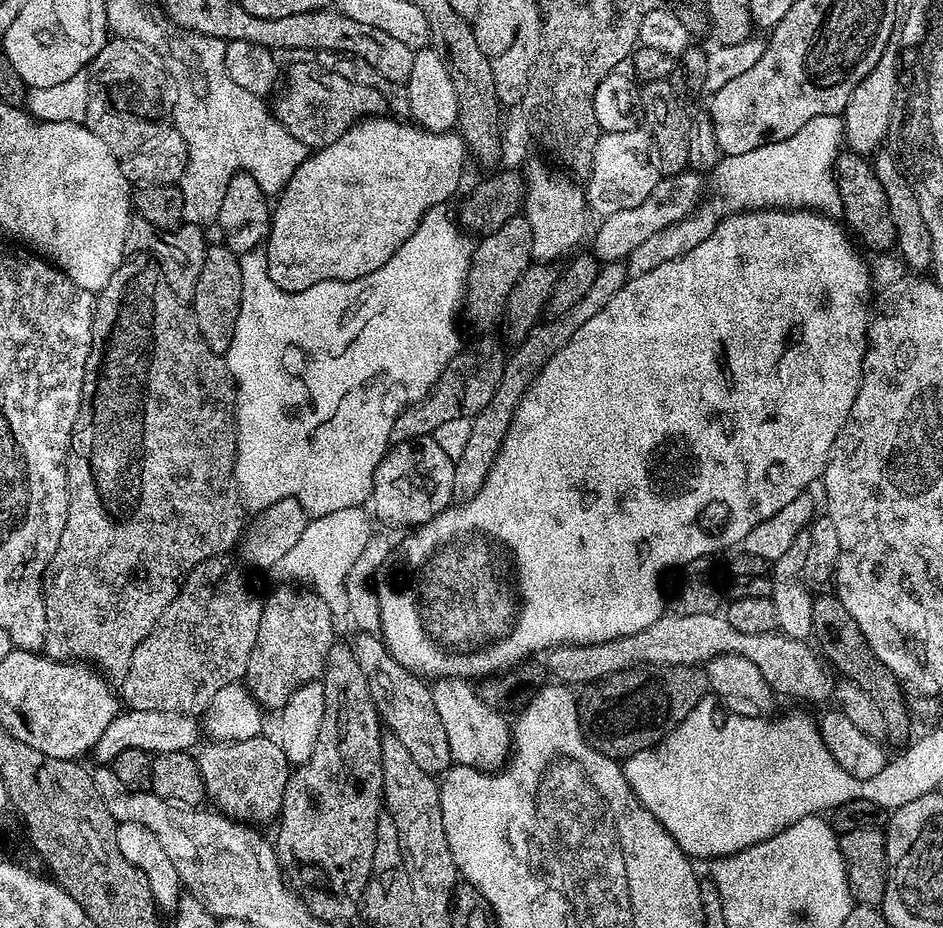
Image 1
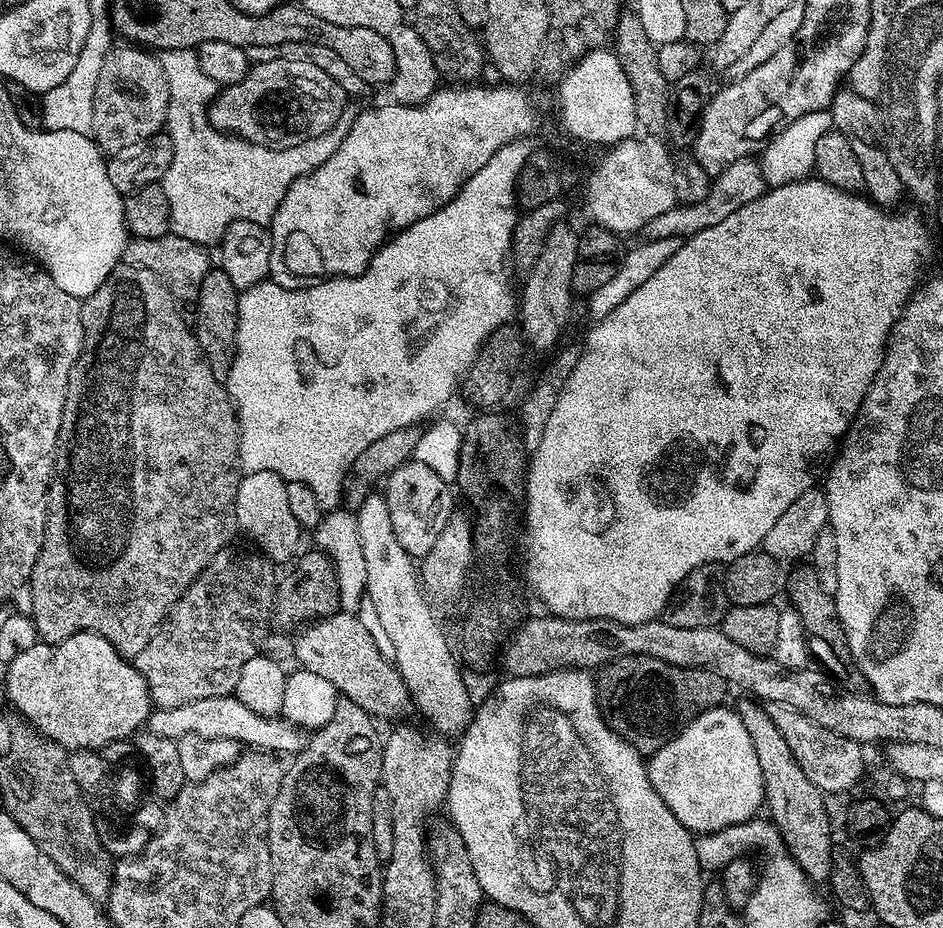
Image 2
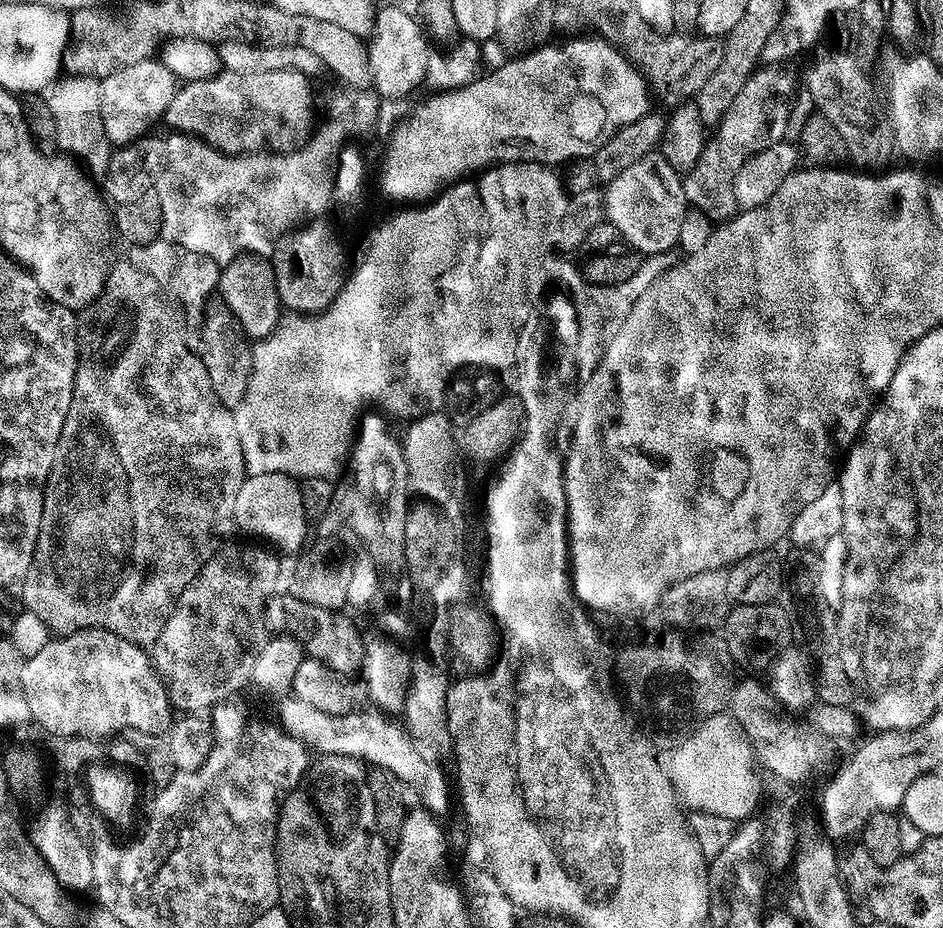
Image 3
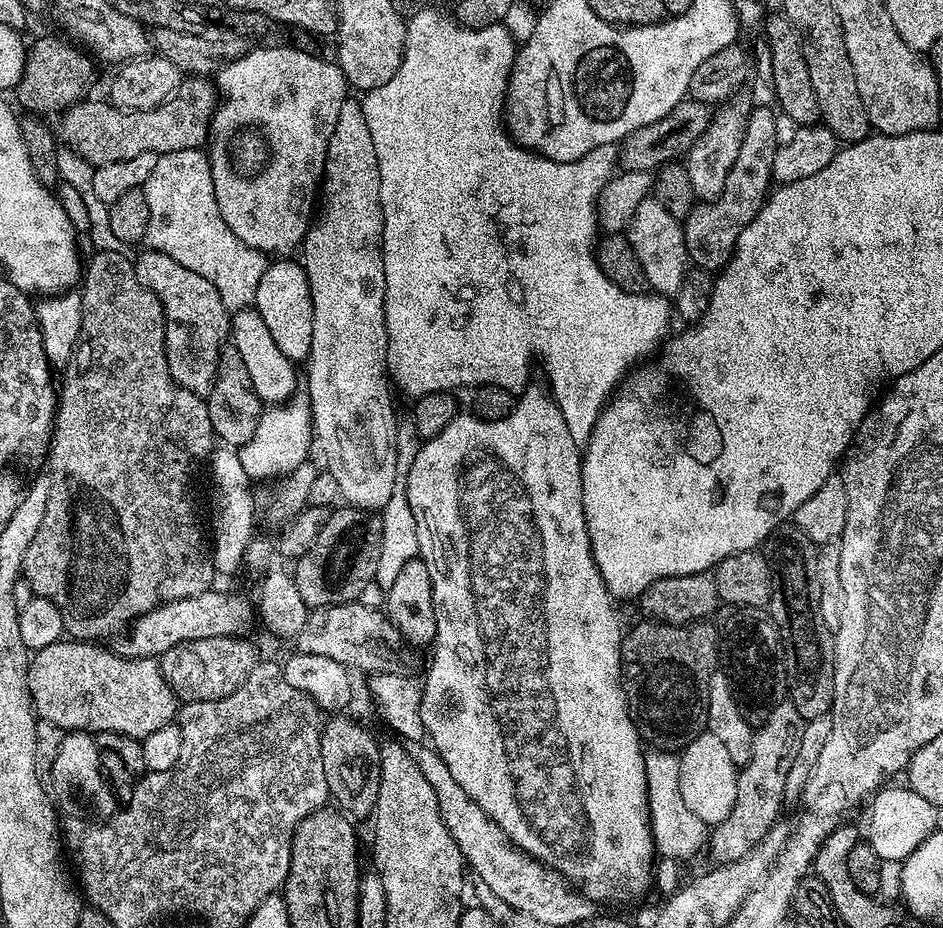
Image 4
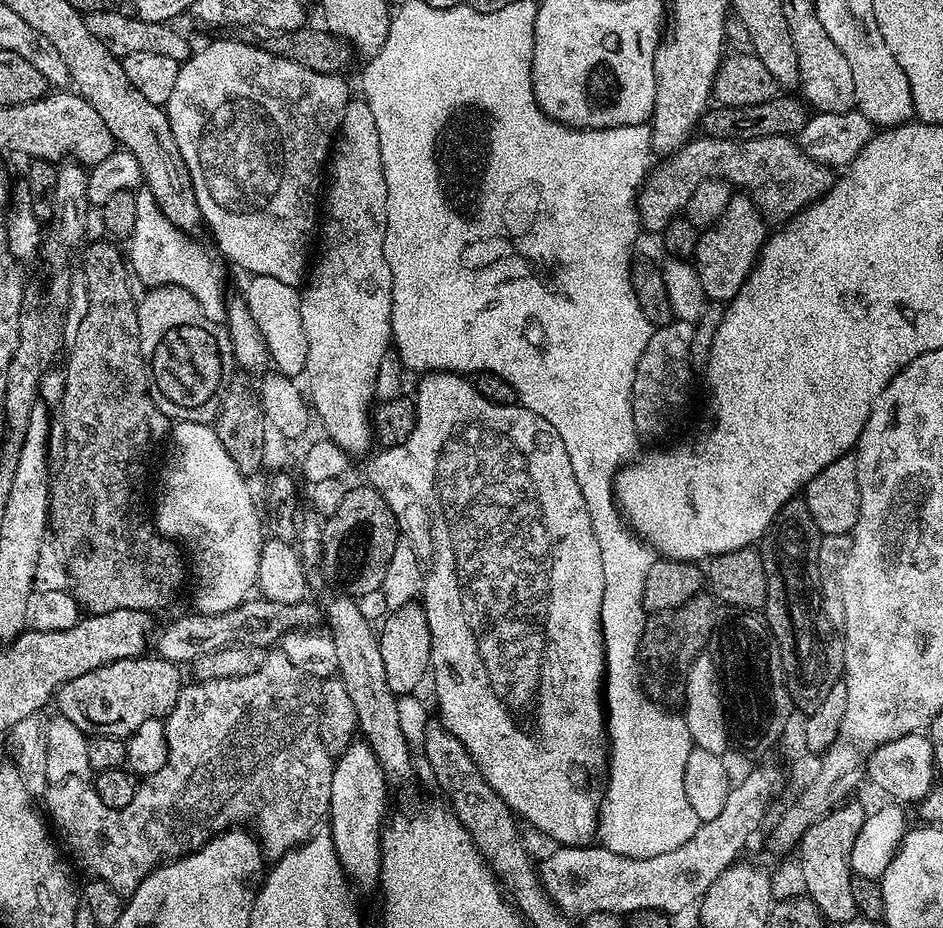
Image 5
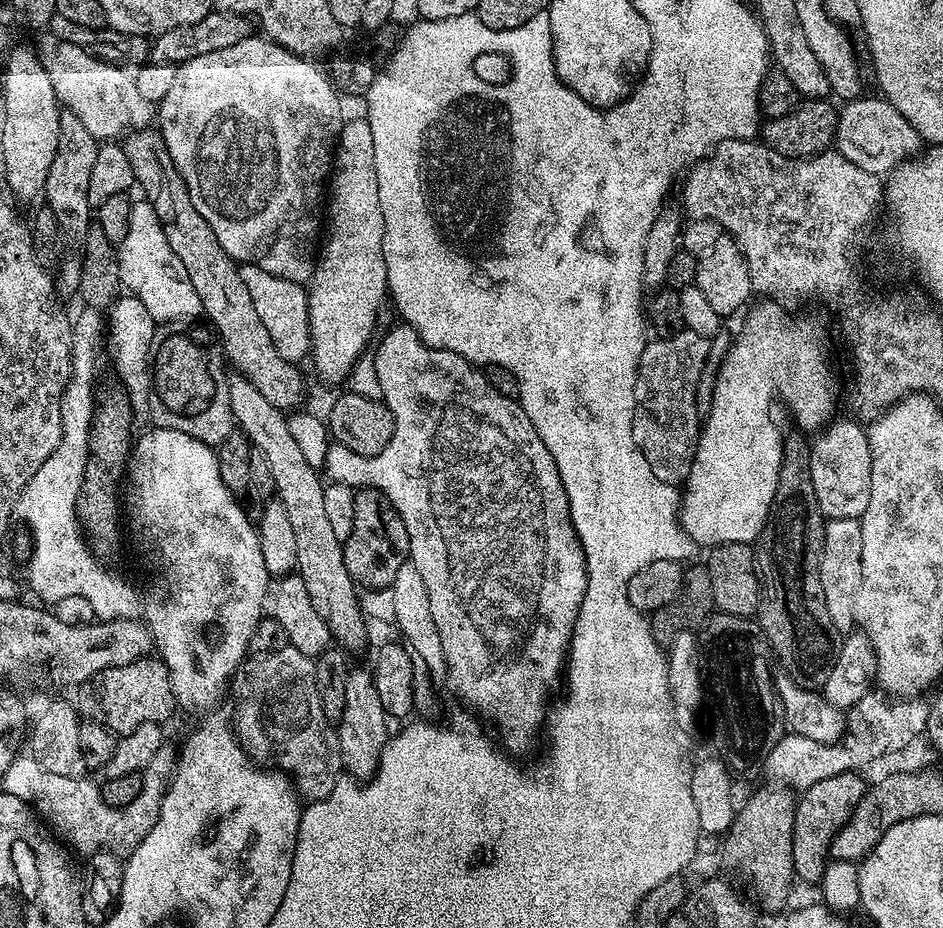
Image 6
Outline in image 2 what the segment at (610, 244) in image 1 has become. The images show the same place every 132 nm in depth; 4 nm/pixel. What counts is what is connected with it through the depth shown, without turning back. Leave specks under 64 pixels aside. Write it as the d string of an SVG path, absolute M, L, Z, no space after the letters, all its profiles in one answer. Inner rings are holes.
M744 156L741 160L736 160L720 171L719 176L711 181L711 188L706 194L706 198L697 204L677 203L676 207L666 210L666 214L658 214L658 218L650 218L650 222L642 230L643 239L648 242L668 239L679 241L681 238L693 236L710 226L718 226L718 222L722 222L722 218L734 214L734 210L742 210L742 206L746 206L746 202L754 202L759 199L764 191L766 191L766 185L759 159Z

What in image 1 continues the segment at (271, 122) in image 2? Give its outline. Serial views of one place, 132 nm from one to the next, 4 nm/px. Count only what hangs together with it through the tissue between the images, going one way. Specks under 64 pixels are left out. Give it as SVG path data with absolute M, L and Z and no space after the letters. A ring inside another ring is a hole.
M315 63L294 64L285 72L288 73L285 76L283 73L282 83L275 93L274 115L290 134L294 134L294 138L298 138L298 142L302 142L310 150L325 148L330 146L330 142L338 142L338 138L342 138L342 134L346 134L353 124L381 115L385 111L384 99L376 88L362 86L362 82L350 82L350 78L327 72Z

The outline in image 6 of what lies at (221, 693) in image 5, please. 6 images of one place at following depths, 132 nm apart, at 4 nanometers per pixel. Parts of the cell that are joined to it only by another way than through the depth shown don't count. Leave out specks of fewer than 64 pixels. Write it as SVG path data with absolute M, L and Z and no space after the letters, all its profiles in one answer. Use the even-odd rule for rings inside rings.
M286 646L282 650L249 655L244 663L236 669L236 674L230 681L230 700L232 696L233 702L236 703L236 720L234 716L236 739L244 745L249 757L251 757L253 761L271 762L279 771L288 773L292 783L296 786L296 791L308 802L326 798L330 794L330 790L334 790L337 780L339 780L342 775L338 734L336 733L333 721L328 720L326 714L323 713L322 702L318 696L318 688L315 685L315 664L316 661L313 657L302 654L297 648ZM162 746L143 770L142 794L138 794L138 798L134 798L130 806L115 808L102 802L99 783L91 784L88 778L78 776L66 778L66 774L50 774L50 770L41 768L32 755L20 754L2 777L2 790L33 805L41 821L57 837L63 838L73 853L91 854L103 850L127 854L136 849L138 842L142 842L146 834L150 834L173 771L174 752L168 746Z

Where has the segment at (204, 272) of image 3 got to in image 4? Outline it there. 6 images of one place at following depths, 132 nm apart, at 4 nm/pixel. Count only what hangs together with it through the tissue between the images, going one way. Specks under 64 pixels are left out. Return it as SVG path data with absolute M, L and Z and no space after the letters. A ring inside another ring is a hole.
M144 250L140 257L135 257L134 267L138 282L158 297L167 323L171 325L166 332L170 343L164 349L164 357L168 360L172 379L191 392L211 392L220 349L225 347L230 336L230 313L218 290L209 280L202 278L202 274L194 274L194 270L186 270L182 262L174 262L170 254Z

